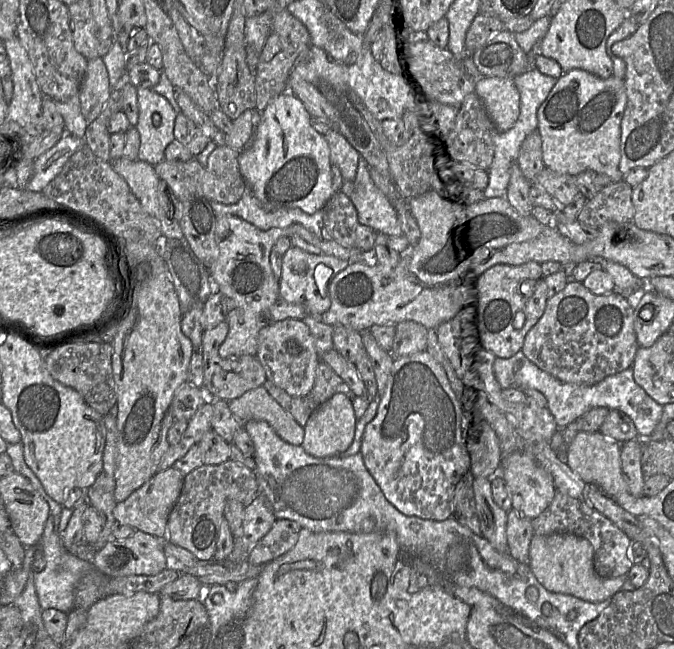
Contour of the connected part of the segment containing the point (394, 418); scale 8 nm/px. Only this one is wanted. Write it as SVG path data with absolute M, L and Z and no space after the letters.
M429 352L394 357L376 414L365 427L361 440L364 465L386 499L404 515L436 521L448 519L453 514L456 485L470 473L468 434L475 421L474 415L457 398L443 366Z

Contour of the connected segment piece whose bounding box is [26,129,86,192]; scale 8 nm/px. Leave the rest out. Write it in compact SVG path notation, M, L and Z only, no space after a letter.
M64 129L61 139L48 151L40 155L34 162L33 174L26 189L42 192L43 189L61 172L69 158L77 152L85 143L84 139L78 138Z

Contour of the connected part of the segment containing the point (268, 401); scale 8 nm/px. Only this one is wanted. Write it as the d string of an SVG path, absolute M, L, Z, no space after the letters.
M263 386L247 391L239 398L228 402L231 412L242 424L250 420L265 421L285 442L302 446L304 428Z

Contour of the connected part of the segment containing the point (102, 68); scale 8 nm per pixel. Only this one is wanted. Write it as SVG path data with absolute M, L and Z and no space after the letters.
M98 57L89 60L78 93L81 113L88 124L98 118L110 95L109 76L103 59Z

